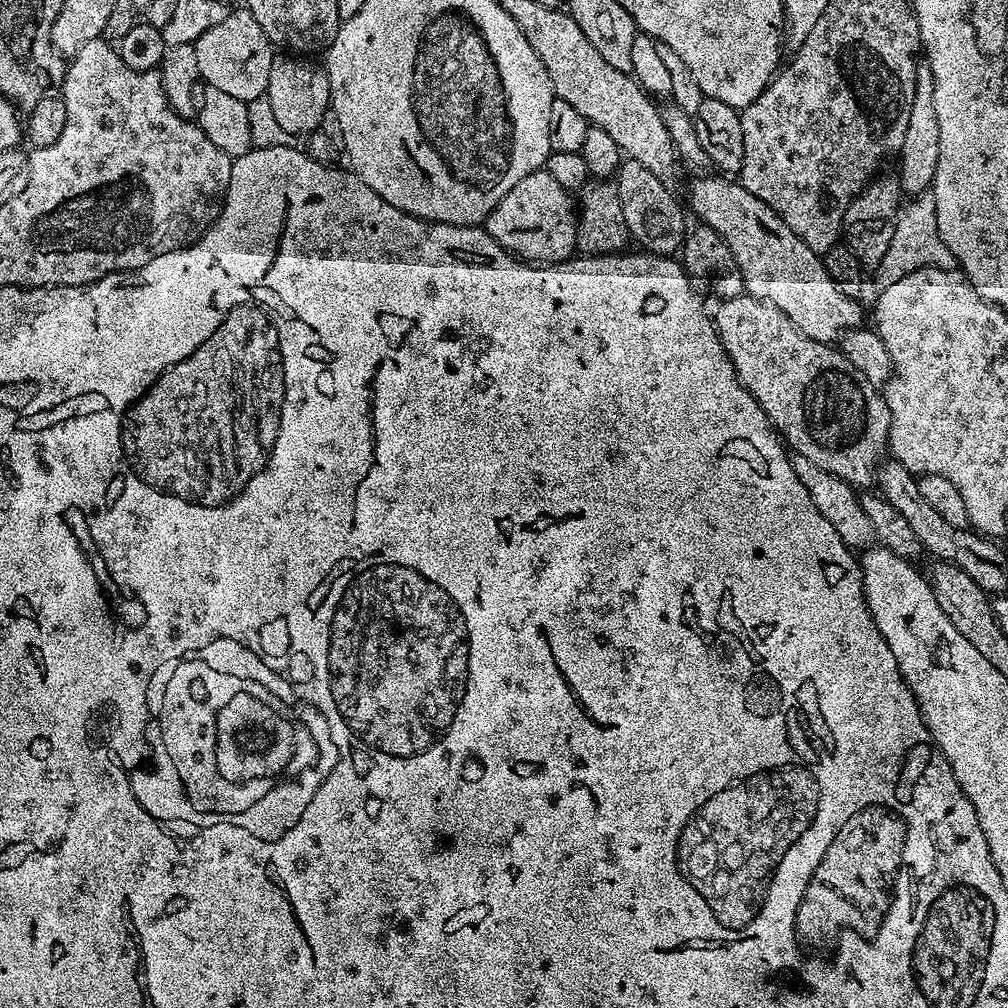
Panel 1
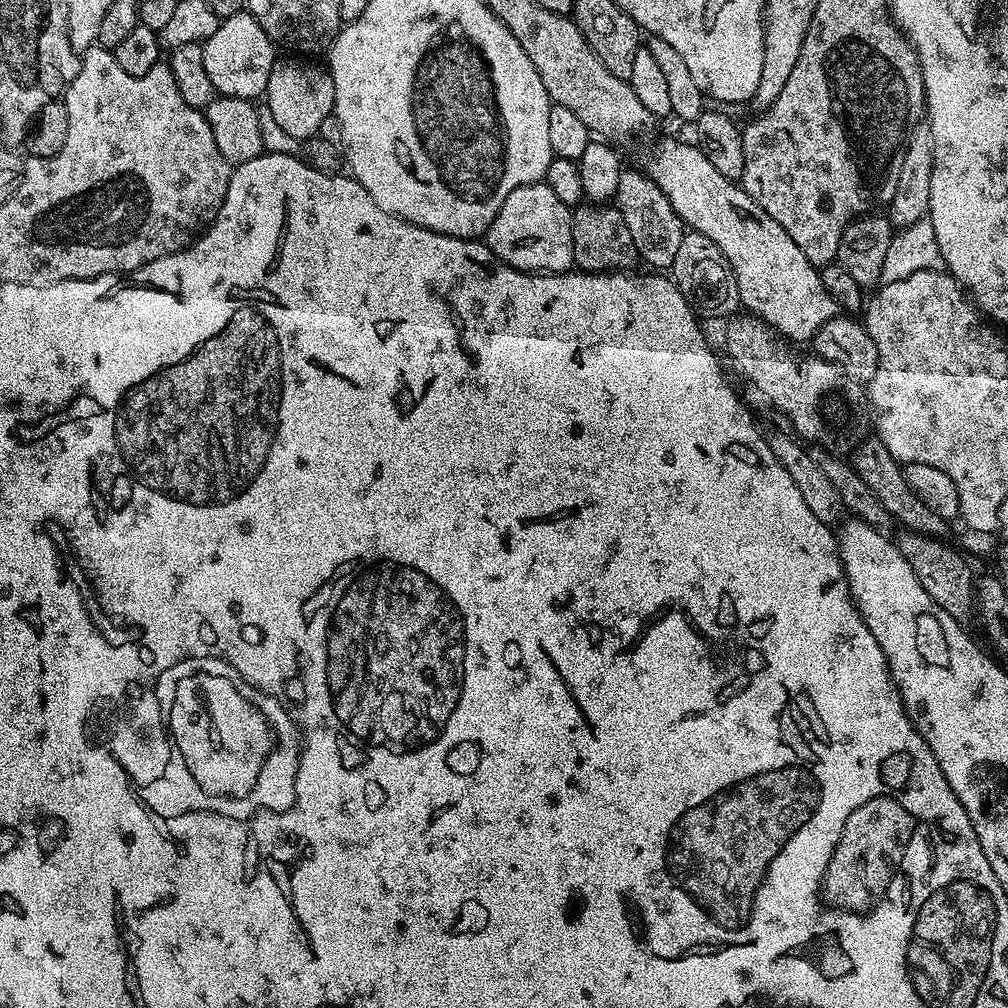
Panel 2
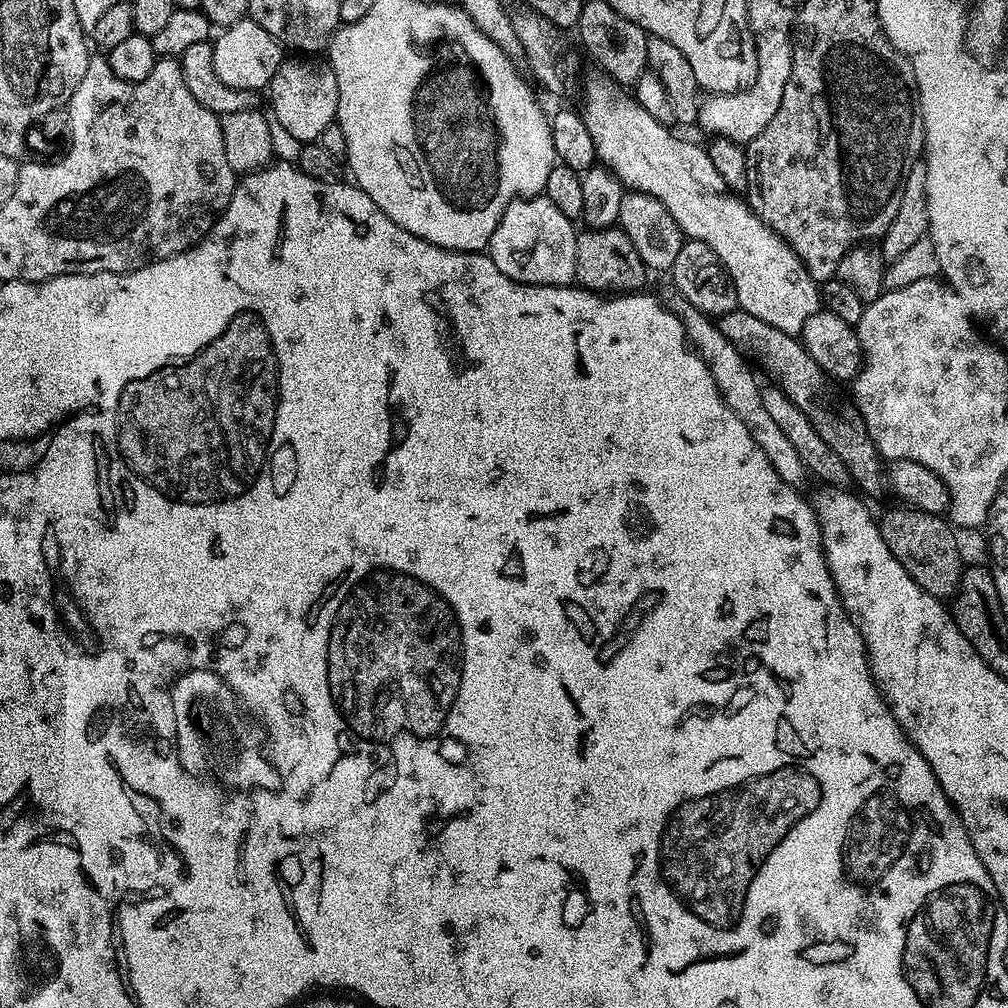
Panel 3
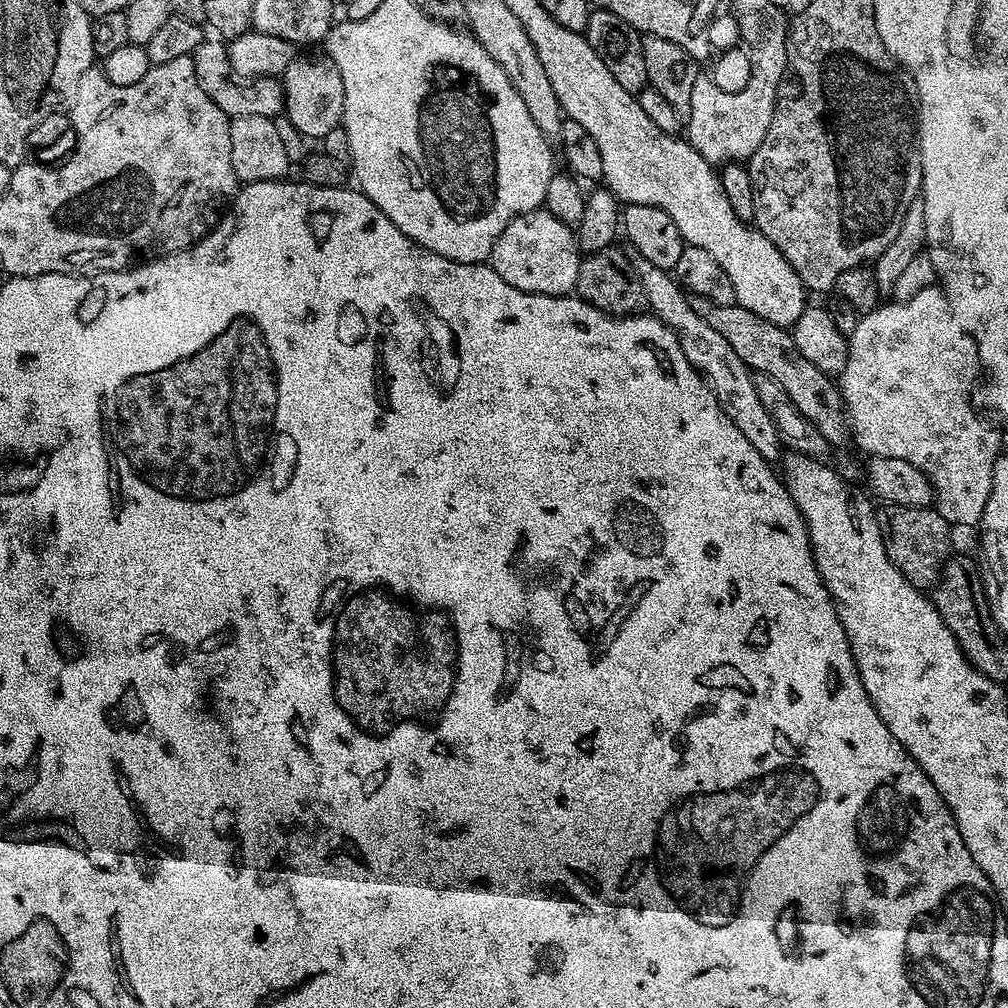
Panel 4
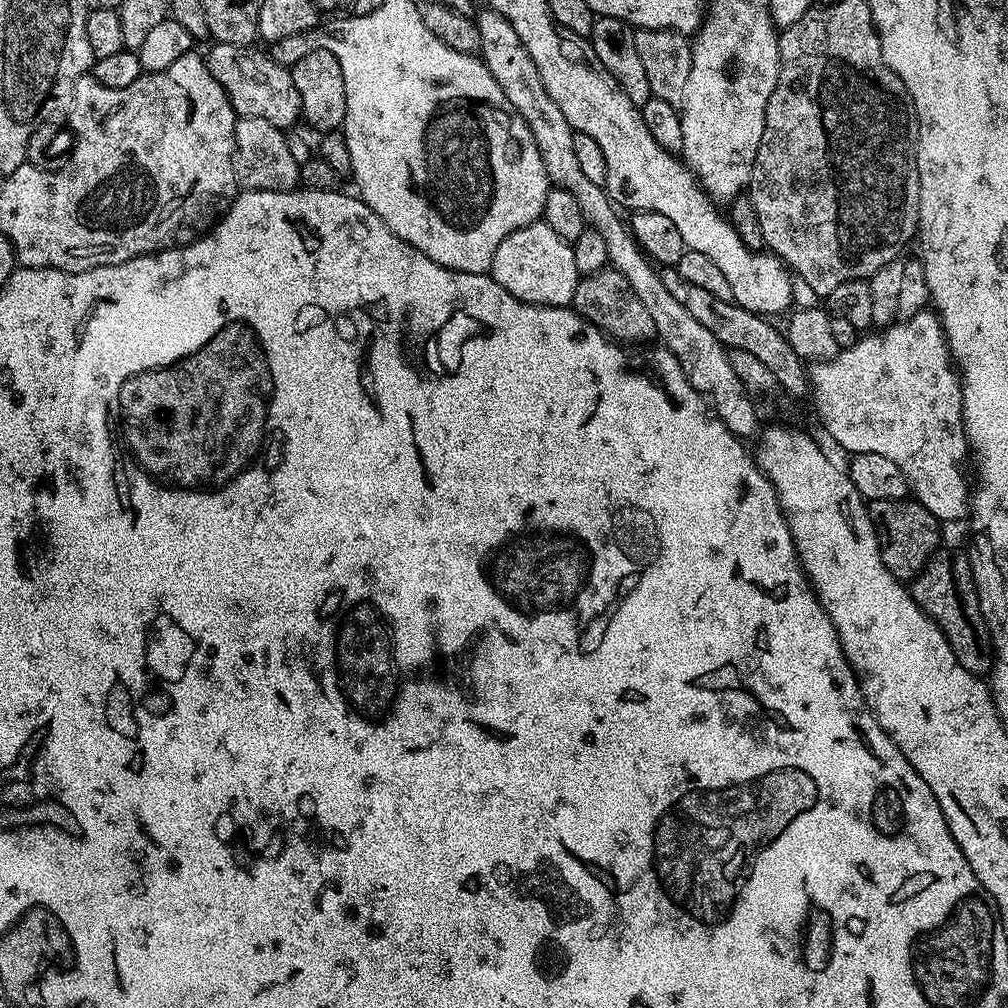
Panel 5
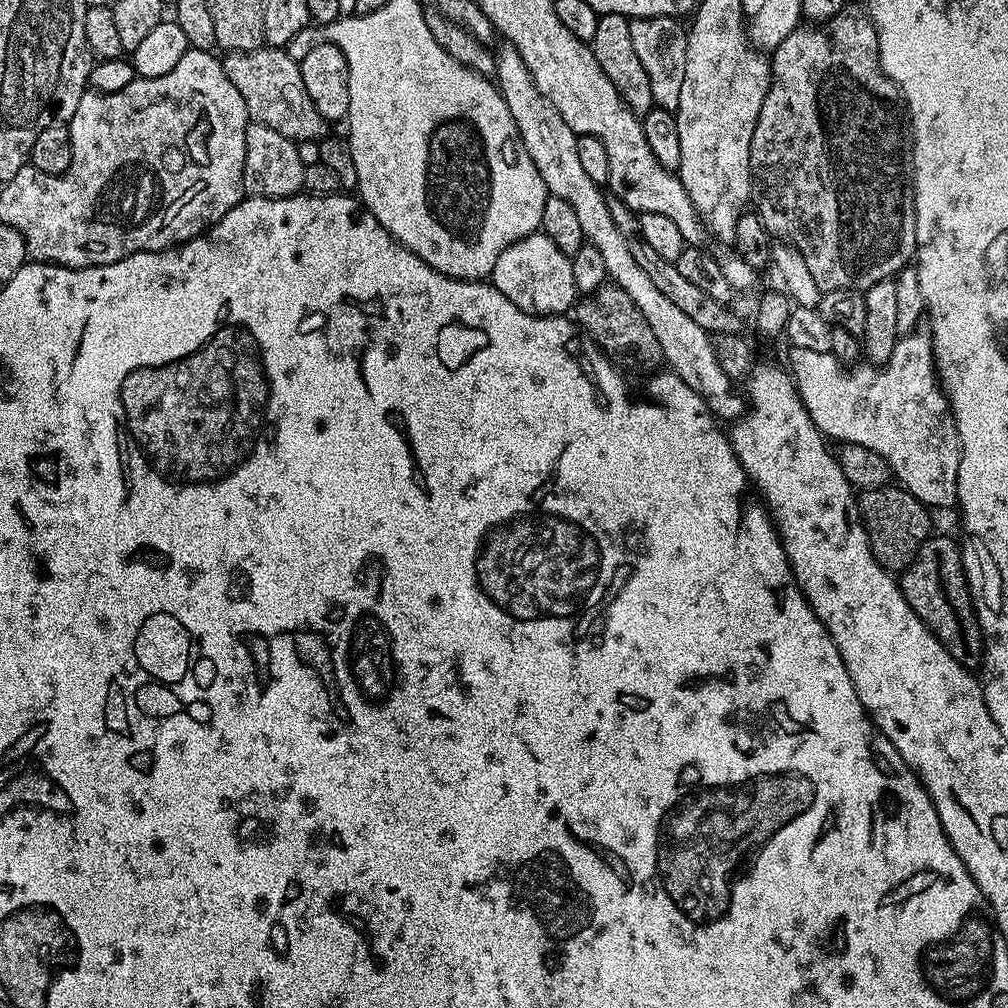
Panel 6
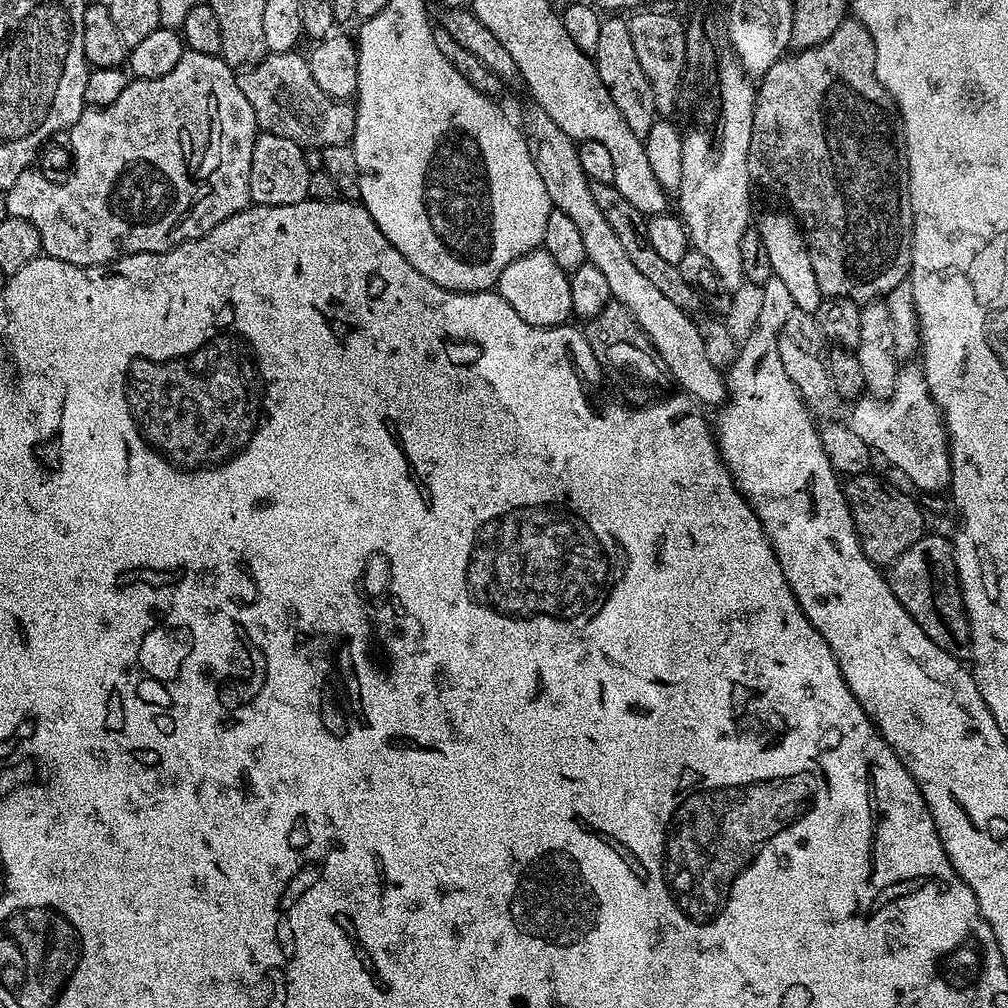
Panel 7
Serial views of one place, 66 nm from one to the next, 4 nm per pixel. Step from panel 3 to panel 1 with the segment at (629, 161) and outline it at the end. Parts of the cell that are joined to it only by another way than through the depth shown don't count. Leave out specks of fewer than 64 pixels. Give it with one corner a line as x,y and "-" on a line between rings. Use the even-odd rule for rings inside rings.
711,175
705,180
696,180
689,186
687,207
690,212
692,207
699,223
710,226
710,230
714,230
726,242
730,254
734,254
734,262
738,262
738,270
744,279
744,291
747,295
766,304
773,304
782,314
786,314
786,318
790,318
790,322
794,322
799,332
806,334
806,338
823,344
839,341
845,332
865,323
864,312
860,309
861,301
852,300
842,294
830,274
826,274
823,259
817,252
810,250
810,246
806,246
806,242
802,242
802,238
798,238
798,234
794,234
790,226
786,226
786,222
782,222
782,218
778,218
778,214
770,210
770,206
766,206
766,202
754,198
754,194
750,194
750,190
743,188
739,182
732,181
731,184
728,181
731,179
723,175

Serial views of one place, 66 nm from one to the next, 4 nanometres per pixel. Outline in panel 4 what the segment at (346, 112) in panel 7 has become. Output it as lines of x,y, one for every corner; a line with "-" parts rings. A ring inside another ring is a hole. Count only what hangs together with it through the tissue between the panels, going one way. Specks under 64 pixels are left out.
206,38
192,52
194,74
210,94
212,101
227,116
271,116
273,118
284,112
284,85
275,76
256,76
252,79
241,79
232,71
228,58
229,45
220,38
-
216,39
216,40
212,40

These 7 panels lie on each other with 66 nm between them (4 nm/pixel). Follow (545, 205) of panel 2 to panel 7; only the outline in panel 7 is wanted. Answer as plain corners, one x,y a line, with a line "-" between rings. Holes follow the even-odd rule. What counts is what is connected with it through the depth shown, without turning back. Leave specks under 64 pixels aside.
537,250
514,258
514,262
510,262
506,270
502,270
495,291
506,298
510,306
514,306
516,313
522,317
522,322
530,322
530,326
539,328
553,328
573,319
568,277
569,273
564,272
548,252

